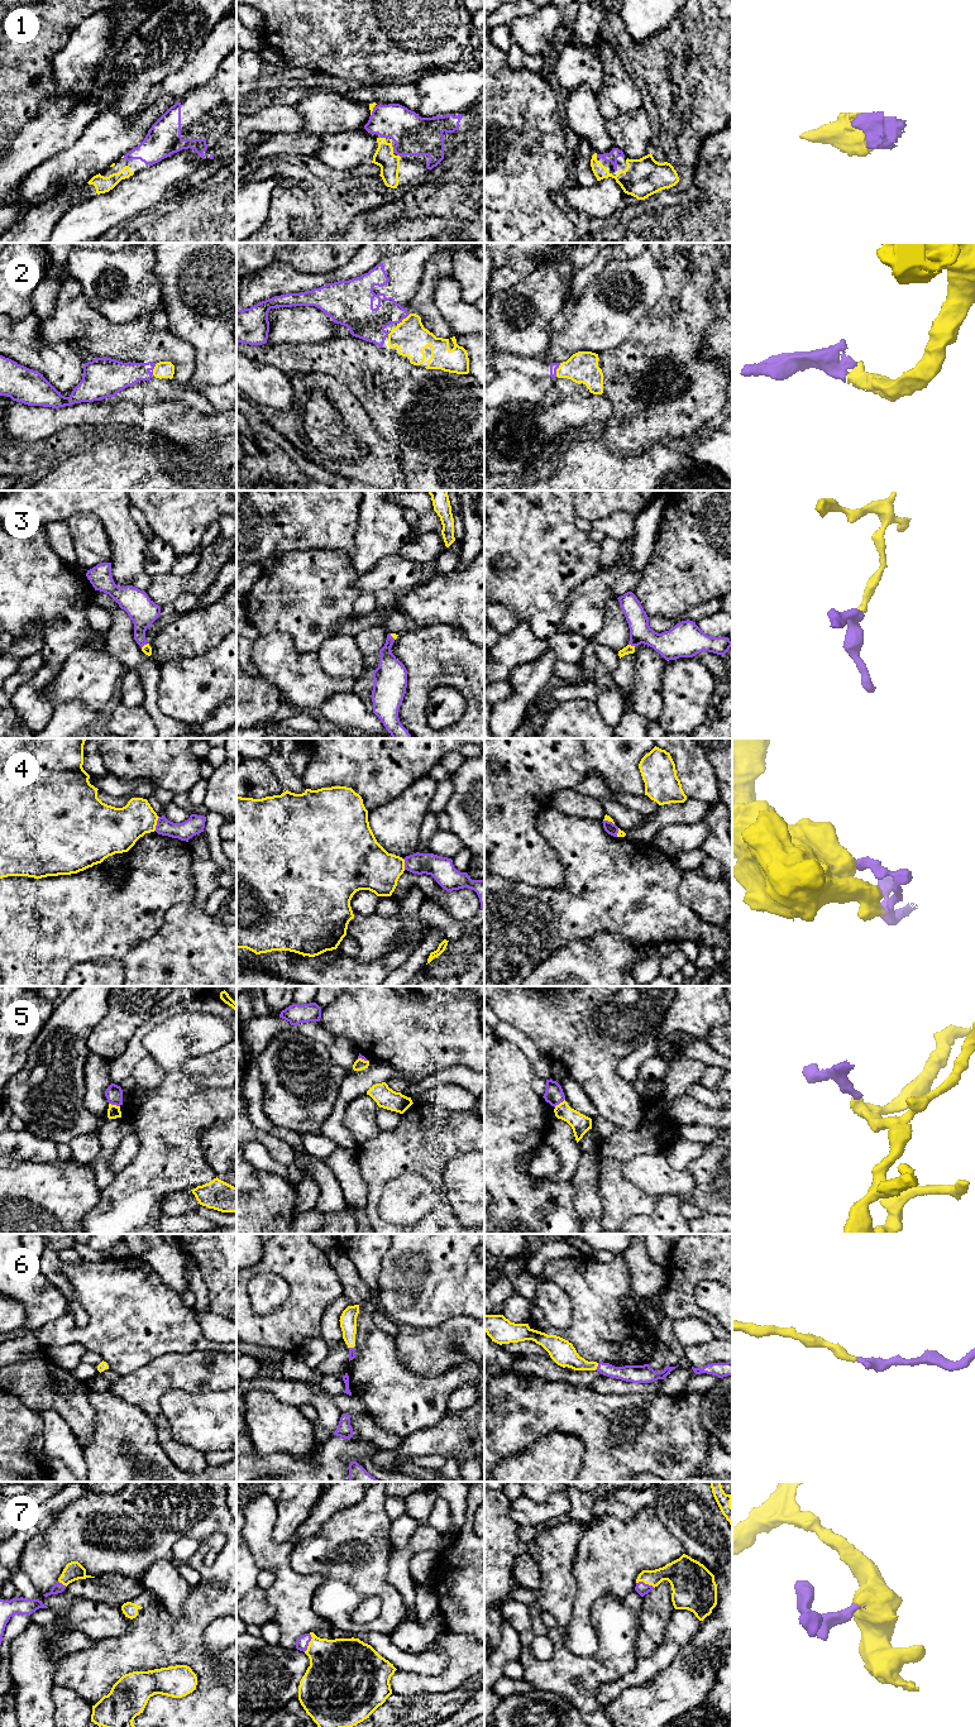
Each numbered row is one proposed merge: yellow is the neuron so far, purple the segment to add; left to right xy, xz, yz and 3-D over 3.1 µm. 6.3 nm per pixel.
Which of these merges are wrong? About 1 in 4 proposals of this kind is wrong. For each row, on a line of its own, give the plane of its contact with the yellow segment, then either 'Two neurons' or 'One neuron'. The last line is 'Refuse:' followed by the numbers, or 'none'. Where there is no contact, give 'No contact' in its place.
1: Touches yellow in xz. One neuron
2: Touches yellow in xz. One neuron
3: Touches yellow in yz. One neuron
4: Touches yellow in xy. Two neurons
5: Touches yellow in xy. Two neurons
6: Touches yellow in yz. One neuron
7: Touches yellow in xz. One neuron
Refuse: 4, 5

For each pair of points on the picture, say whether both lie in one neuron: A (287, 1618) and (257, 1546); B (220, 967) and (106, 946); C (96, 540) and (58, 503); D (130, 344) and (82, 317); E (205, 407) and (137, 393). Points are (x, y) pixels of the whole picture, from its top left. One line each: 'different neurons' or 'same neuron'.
A: same neuron
B: different neurons
C: different neurons
D: same neuron
E: same neuron

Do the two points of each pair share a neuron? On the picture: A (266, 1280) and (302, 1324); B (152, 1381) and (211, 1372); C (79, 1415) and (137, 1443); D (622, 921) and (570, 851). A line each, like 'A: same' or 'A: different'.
A: different
B: same
C: different
D: same

